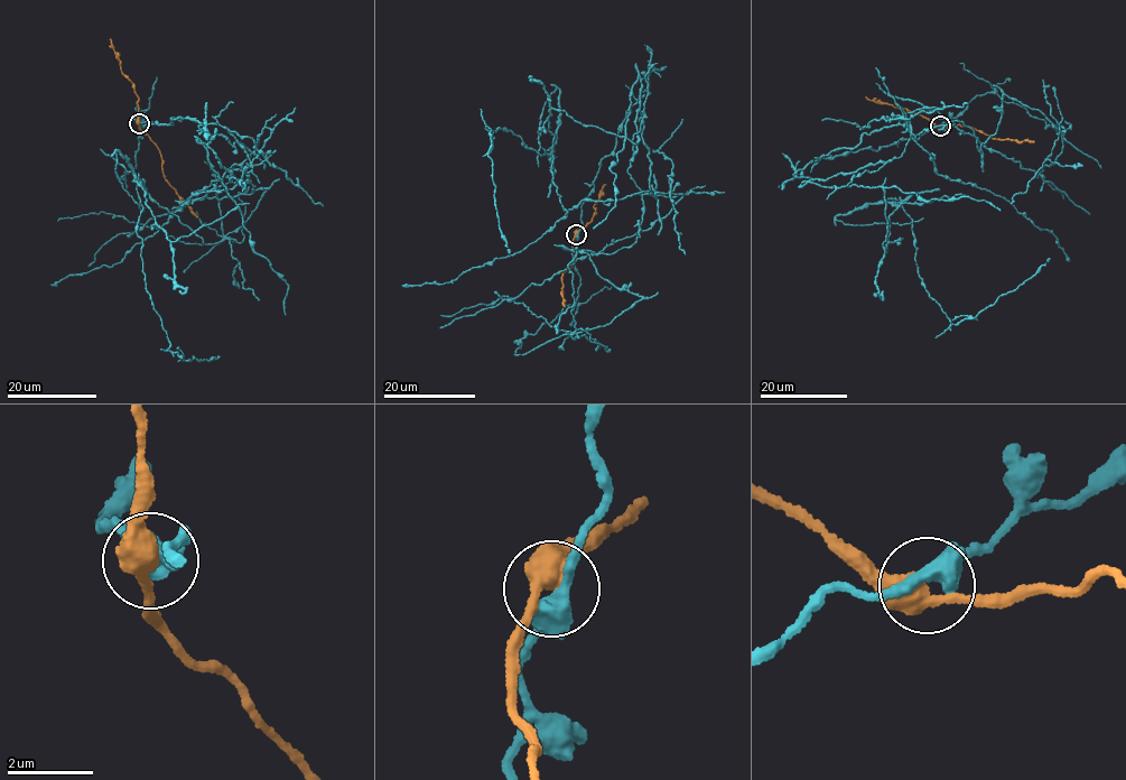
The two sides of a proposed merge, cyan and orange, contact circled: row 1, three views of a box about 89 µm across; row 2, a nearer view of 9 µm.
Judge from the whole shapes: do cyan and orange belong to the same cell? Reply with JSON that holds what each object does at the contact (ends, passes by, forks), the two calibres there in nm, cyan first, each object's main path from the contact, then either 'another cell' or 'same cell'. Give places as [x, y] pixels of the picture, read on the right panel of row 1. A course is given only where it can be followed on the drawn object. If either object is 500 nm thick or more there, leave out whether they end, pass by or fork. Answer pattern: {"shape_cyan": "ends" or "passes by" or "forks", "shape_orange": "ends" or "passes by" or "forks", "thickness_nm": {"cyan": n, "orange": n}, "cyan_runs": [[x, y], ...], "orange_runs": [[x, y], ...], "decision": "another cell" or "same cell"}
{"shape_cyan": "passes by", "shape_orange": "passes by", "thickness_nm": {"cyan": 480, "orange": 440}, "cyan_runs": [[940, 126], [796, 176], [883, 189], [884, 253], [890, 214], [903, 209], [919, 277], [950, 327], [1050, 259]], "orange_runs": [[940, 126], [968, 126], [993, 138], [1034, 142]], "decision": "another cell"}

